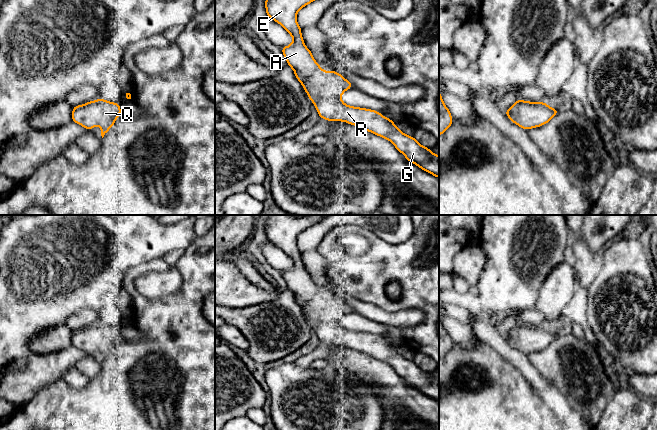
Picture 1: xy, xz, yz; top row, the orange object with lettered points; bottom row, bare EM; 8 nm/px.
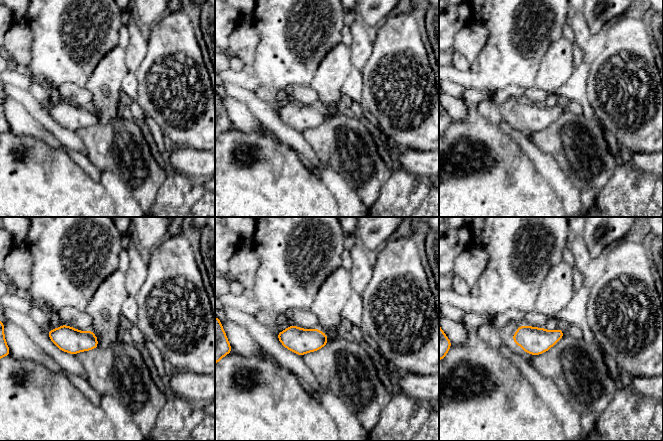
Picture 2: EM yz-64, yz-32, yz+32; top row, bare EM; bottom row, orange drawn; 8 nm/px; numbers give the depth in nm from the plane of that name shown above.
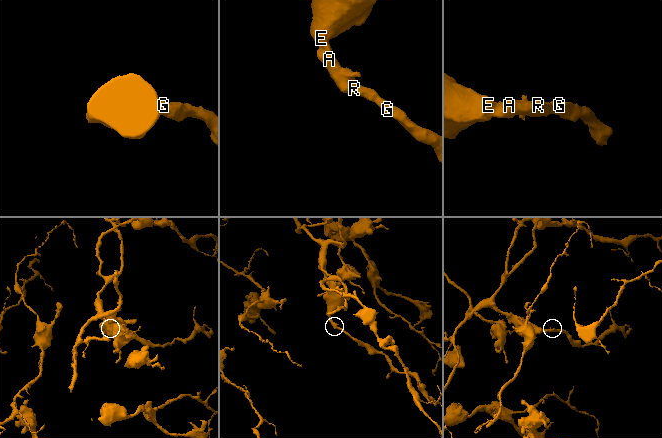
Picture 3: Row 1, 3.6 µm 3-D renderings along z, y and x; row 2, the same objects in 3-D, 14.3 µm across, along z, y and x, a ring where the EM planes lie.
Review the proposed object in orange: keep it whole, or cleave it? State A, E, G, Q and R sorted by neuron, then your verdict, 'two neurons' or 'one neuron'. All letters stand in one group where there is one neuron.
A E G Q R; one neuron

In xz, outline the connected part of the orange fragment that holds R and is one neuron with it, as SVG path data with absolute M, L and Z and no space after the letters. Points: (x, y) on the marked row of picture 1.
M266 0L265 7L267 16L284 27L293 37L292 44L281 47L281 50L287 60L288 66L294 70L296 78L303 85L311 102L315 104L319 116L327 121L347 122L389 140L408 161L439 178L439 156L433 154L431 149L420 145L414 137L404 134L396 127L391 119L382 116L379 111L352 107L346 105L341 100L341 95L346 90L353 88L353 85L340 73L333 70L326 72L318 65L311 51L305 46L301 35L301 27L296 21L298 11L313 1L315 0Z

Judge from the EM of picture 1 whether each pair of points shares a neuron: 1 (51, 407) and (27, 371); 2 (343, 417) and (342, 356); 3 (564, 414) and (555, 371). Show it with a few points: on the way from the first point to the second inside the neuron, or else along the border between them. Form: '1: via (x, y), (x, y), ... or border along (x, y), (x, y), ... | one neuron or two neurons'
1: border along (60, 378), (43, 386), (29, 401), (22, 405) | two neurons
2: border along (329, 364), (334, 369), (354, 372), (363, 380) | two neurons
3: border along (541, 375), (547, 378), (574, 408) | two neurons

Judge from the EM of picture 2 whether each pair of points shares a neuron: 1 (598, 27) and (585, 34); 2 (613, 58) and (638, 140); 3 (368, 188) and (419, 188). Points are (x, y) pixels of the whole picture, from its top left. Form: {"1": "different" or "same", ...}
{"1": "different", "2": "same", "3": "different"}

